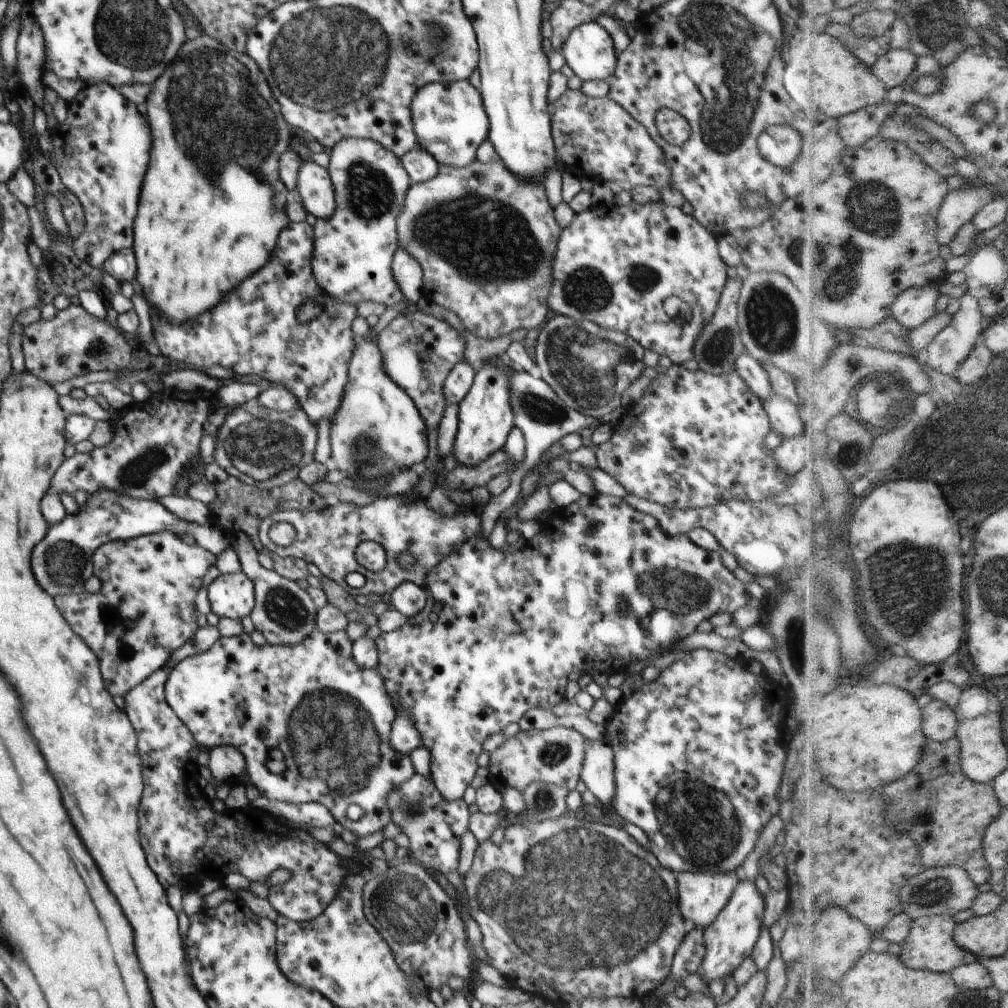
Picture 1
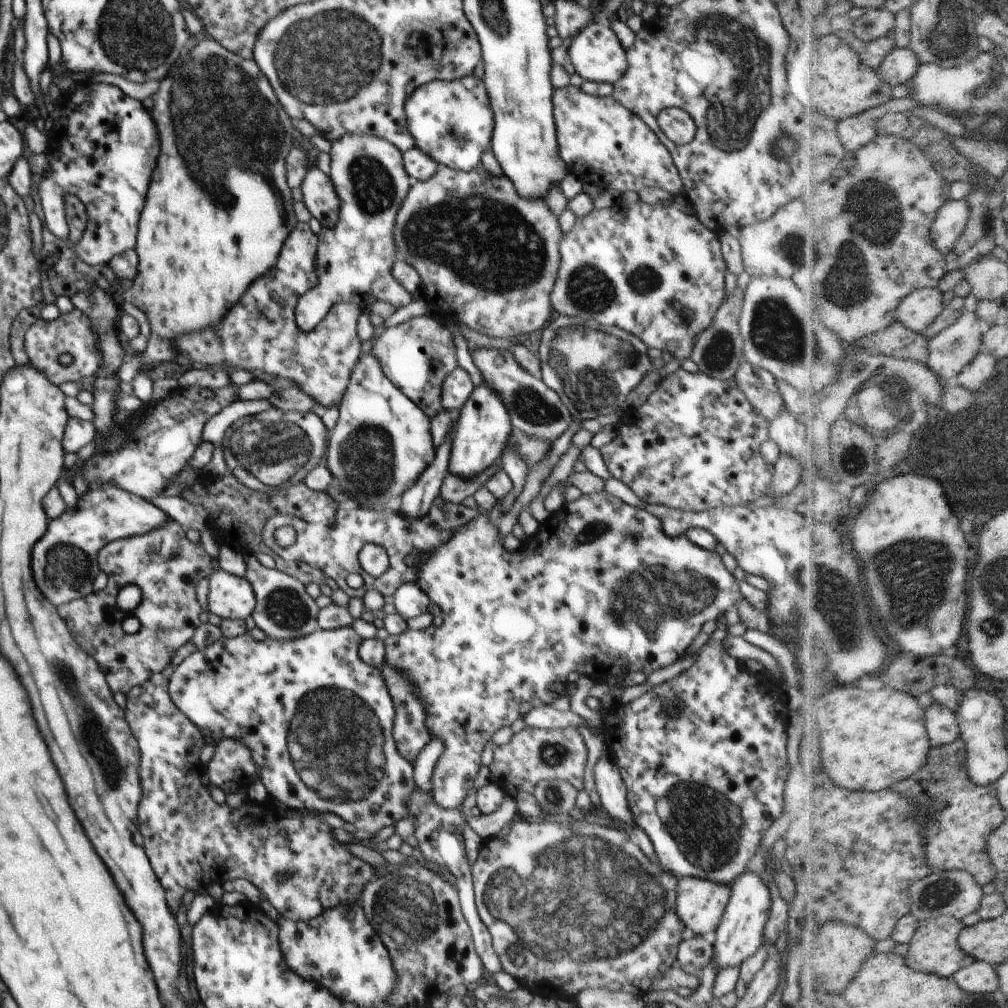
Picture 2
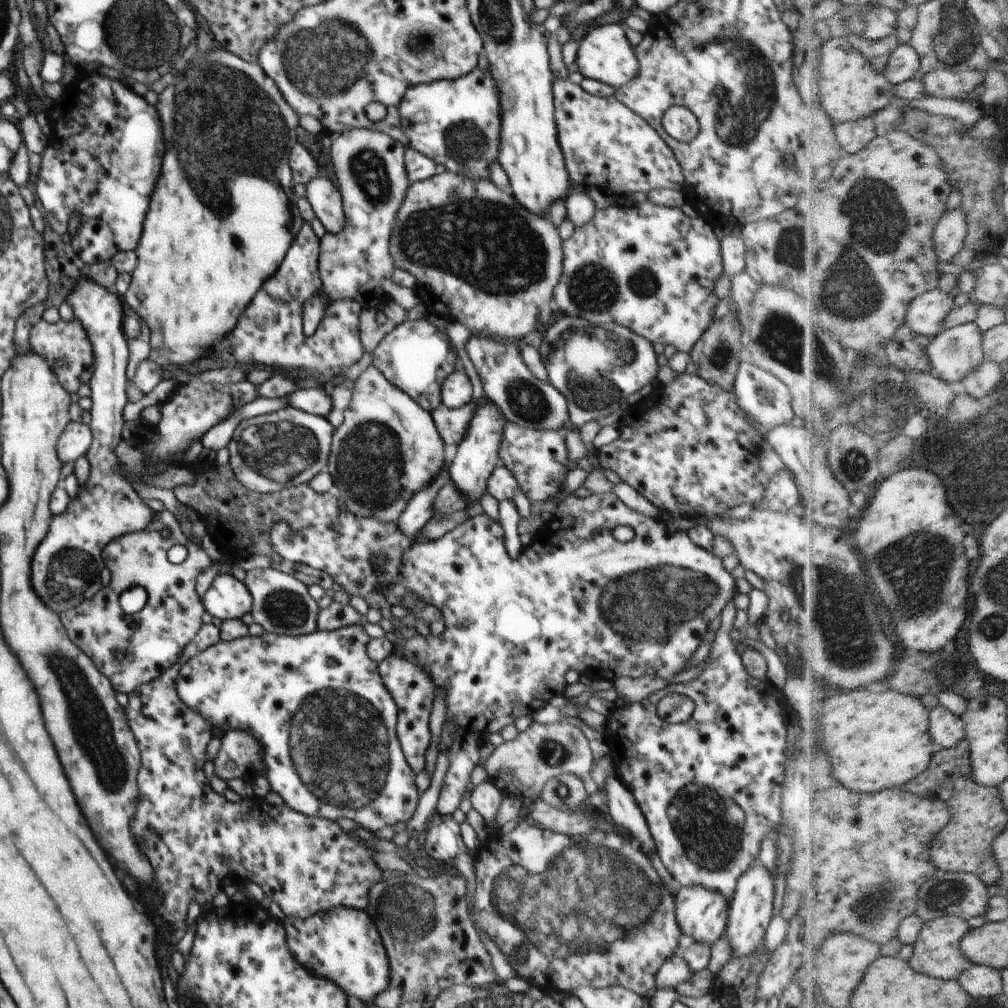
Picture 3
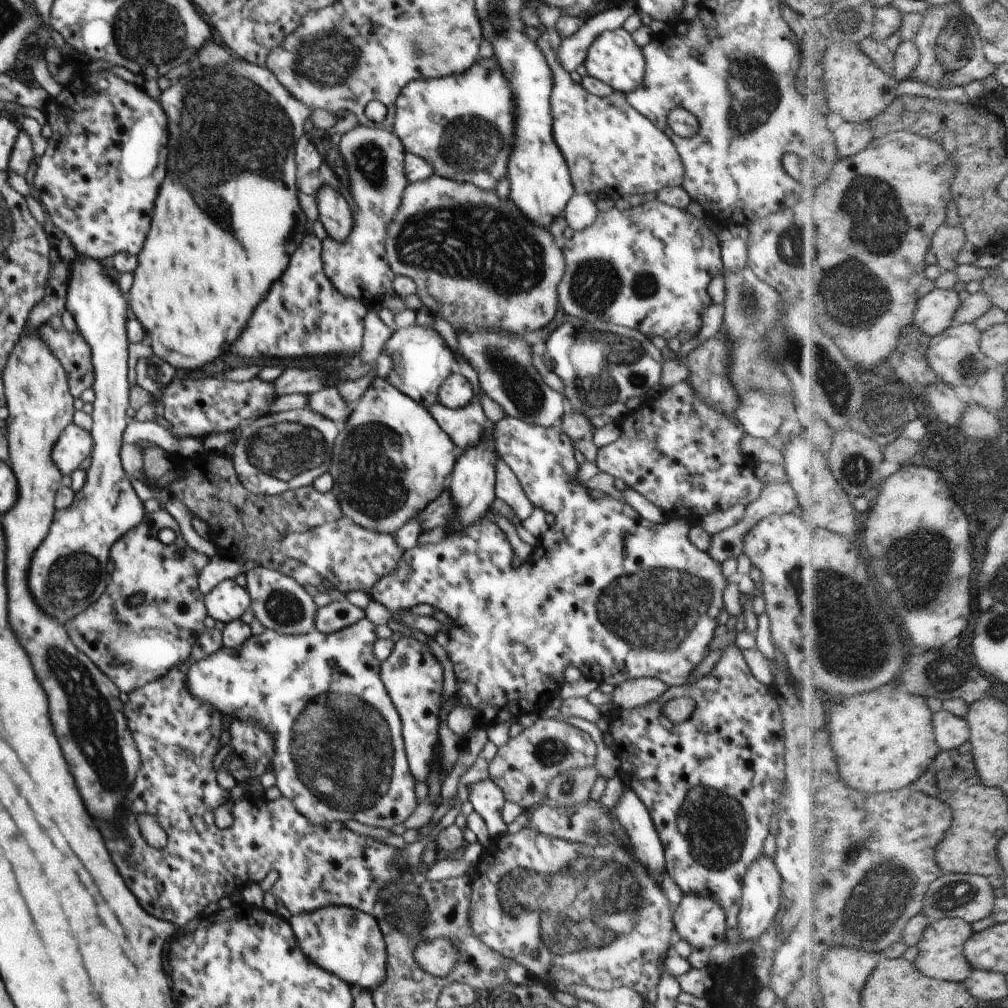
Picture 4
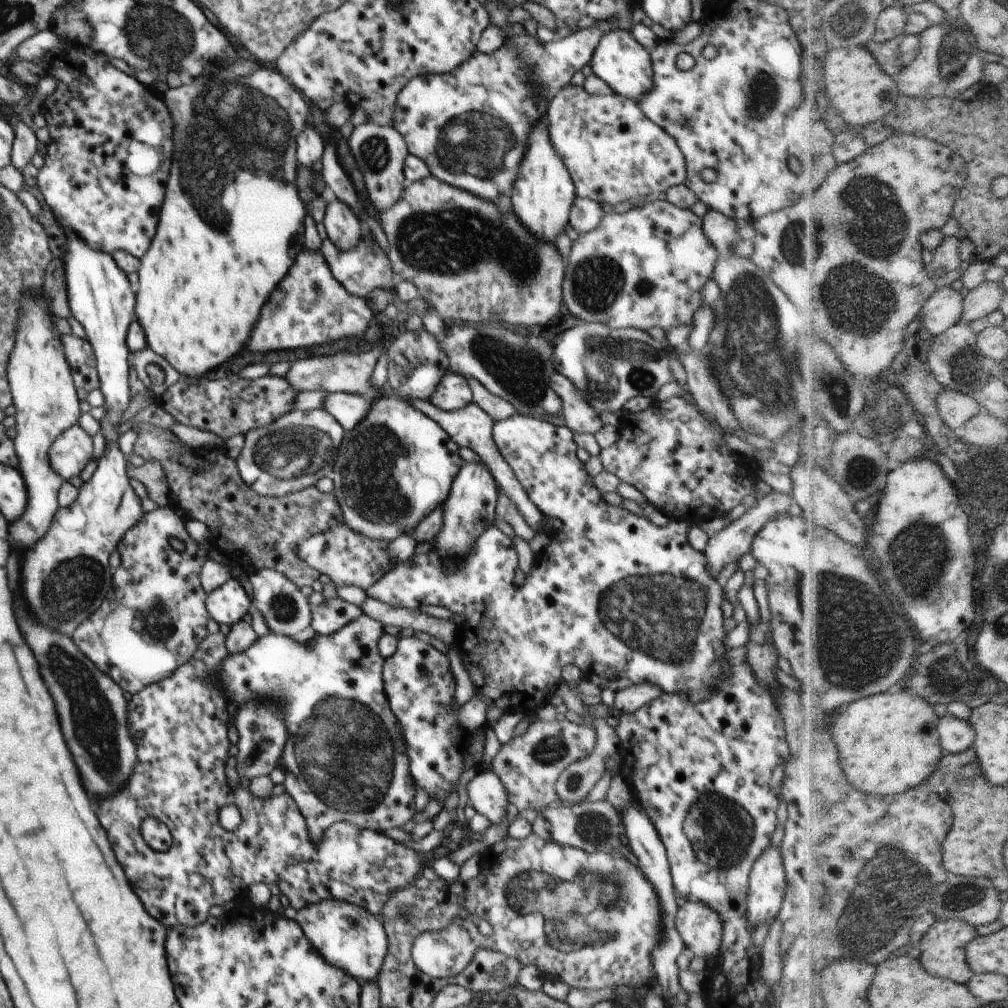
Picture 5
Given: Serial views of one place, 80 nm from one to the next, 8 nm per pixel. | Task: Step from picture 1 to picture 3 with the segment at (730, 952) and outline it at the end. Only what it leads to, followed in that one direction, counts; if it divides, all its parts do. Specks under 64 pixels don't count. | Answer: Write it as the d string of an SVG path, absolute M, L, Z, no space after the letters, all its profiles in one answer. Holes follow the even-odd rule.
M758 861L740 876L727 912L727 928L724 934L724 938L729 940L729 947L732 947L733 957L754 954L763 941L769 922L779 909L779 900L787 895L785 875L770 873L770 870Z

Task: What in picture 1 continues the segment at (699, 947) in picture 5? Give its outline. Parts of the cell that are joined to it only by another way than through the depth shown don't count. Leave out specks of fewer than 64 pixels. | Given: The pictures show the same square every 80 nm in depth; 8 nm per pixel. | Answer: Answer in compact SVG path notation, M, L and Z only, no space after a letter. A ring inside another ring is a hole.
M678 873L678 904L684 920L692 920L696 929L704 930L715 921L718 913L728 904L741 874L731 873Z

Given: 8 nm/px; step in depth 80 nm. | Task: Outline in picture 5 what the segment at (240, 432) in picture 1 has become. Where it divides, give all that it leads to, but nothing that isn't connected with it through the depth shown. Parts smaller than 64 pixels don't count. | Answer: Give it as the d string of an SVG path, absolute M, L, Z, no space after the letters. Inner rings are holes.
M322 409L290 411L271 425L252 429L245 434L245 443L237 458L237 469L242 480L259 495L281 497L305 488L315 486L322 477L331 477L335 467L337 452L340 450L345 428L329 412Z

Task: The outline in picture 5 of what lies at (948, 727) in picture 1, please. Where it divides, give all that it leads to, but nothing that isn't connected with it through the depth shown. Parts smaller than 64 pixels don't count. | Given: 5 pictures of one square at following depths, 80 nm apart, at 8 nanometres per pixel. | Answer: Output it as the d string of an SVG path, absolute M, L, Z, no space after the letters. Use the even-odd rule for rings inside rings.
M947 714L939 726L944 750L949 753L963 753L975 746L976 727L970 720Z

